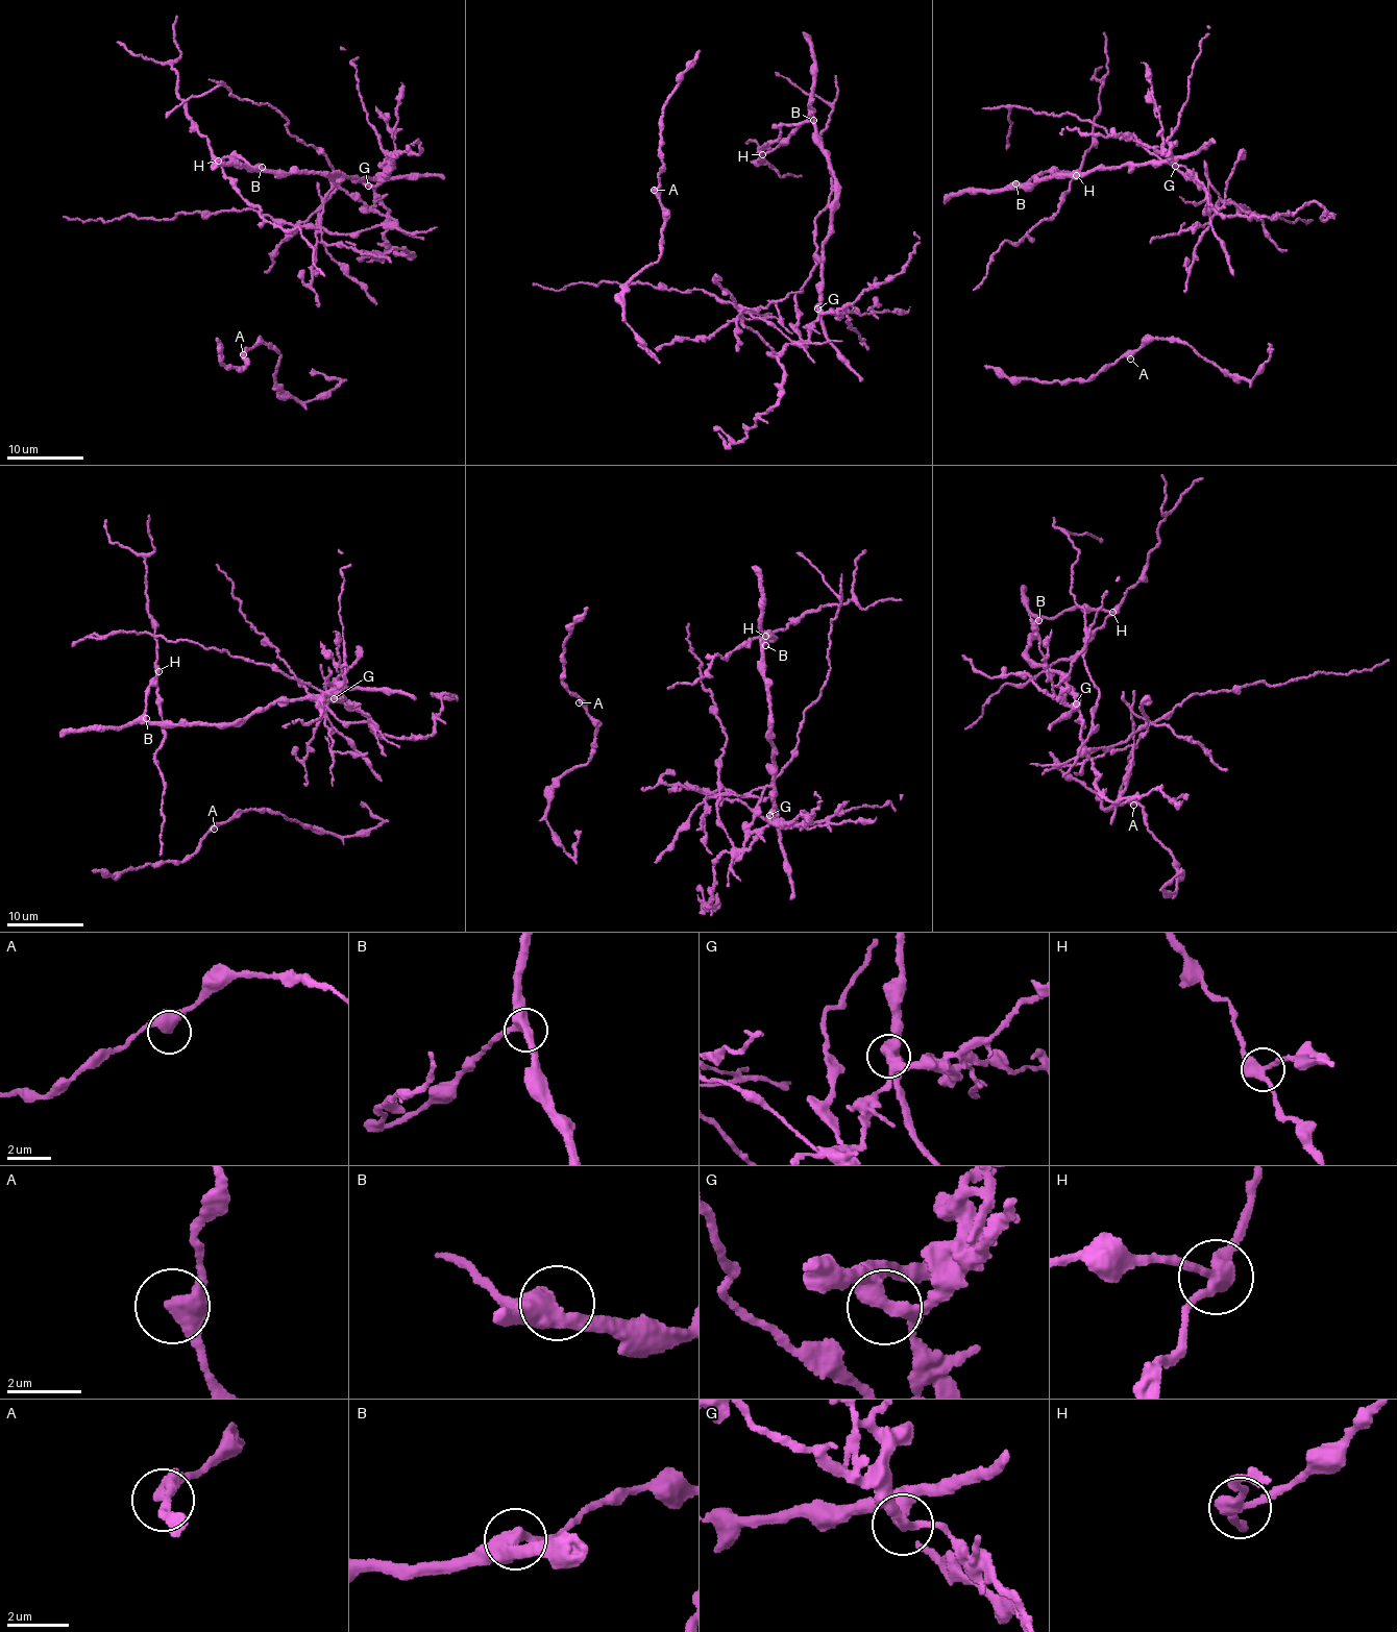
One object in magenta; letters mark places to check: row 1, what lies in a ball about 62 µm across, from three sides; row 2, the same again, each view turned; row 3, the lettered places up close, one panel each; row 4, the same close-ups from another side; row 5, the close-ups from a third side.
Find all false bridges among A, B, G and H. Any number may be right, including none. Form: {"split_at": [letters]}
{"split_at": ["G", "H"]}

